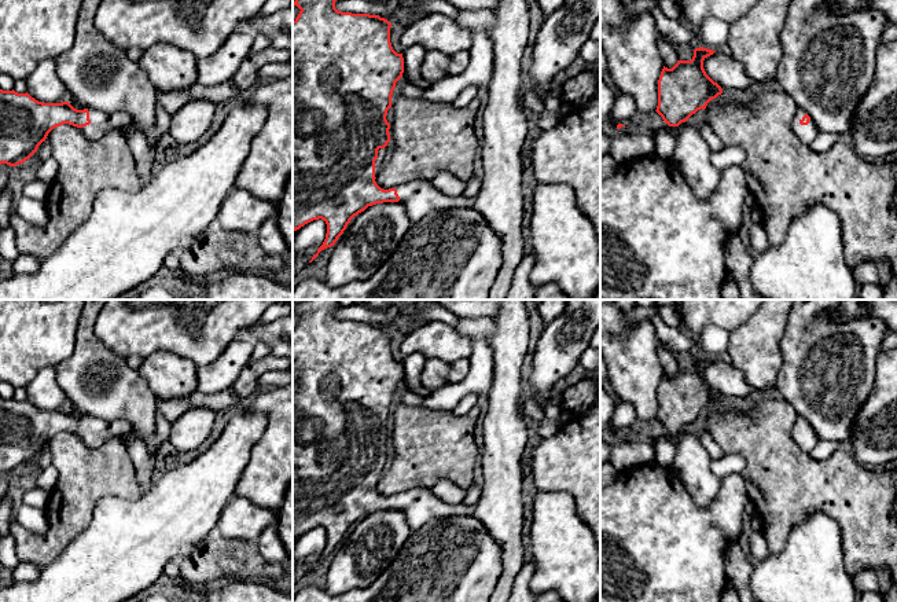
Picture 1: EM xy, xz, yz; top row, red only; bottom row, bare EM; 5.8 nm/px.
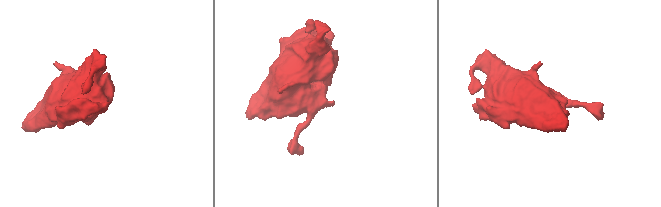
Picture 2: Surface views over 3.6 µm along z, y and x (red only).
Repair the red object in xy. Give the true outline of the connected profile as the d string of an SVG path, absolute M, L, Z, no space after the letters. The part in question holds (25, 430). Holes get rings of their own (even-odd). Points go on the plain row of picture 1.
M0 397L0 473L16 474L29 467L45 449L48 441L63 432L77 434L88 448L99 448L106 441L115 437L132 436L133 427L128 421L102 421L99 418L77 418L69 410L43 411L32 405L27 400L18 401Z

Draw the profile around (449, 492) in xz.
M448 480L437 481L433 487L429 488L429 491L437 499L448 504L460 504L467 495L467 488L464 485Z

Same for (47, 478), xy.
M49 465L48 467L43 469L38 473L34 481L34 487L45 492L51 492L56 485L58 476L59 476L58 470L52 465Z

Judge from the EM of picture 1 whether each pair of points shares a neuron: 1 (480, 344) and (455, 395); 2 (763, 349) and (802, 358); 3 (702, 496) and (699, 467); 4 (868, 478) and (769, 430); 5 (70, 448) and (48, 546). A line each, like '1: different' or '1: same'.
1: same
2: different
3: same
4: same
5: same

